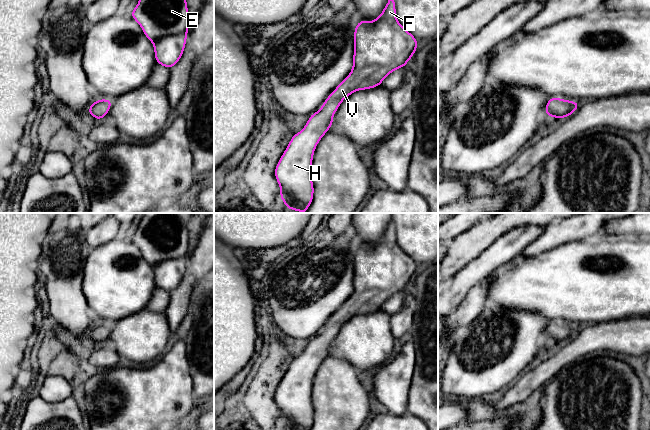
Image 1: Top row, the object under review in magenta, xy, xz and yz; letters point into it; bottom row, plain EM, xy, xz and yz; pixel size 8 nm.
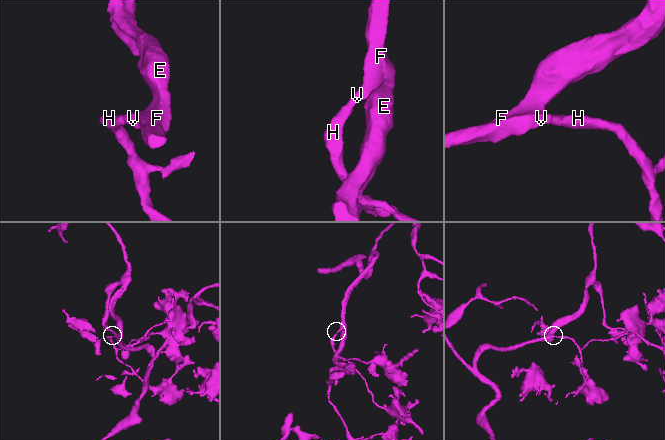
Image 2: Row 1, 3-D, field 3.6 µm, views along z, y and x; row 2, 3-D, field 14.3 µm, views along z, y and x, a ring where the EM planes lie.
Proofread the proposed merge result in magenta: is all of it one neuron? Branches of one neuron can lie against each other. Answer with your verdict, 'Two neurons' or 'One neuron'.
One neuron

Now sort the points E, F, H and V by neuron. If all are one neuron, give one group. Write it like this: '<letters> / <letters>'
E F H V

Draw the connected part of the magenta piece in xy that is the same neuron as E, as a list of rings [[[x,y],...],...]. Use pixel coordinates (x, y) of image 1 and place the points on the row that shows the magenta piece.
[[[138,0],[130,13],[152,42],[156,63],[170,70],[179,62],[186,46],[186,0]]]

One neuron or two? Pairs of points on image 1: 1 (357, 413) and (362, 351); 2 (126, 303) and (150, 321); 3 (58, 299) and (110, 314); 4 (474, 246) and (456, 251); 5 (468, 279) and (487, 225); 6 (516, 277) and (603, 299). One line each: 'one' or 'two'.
1: two
2: two
3: two
4: one
5: two
6: one

